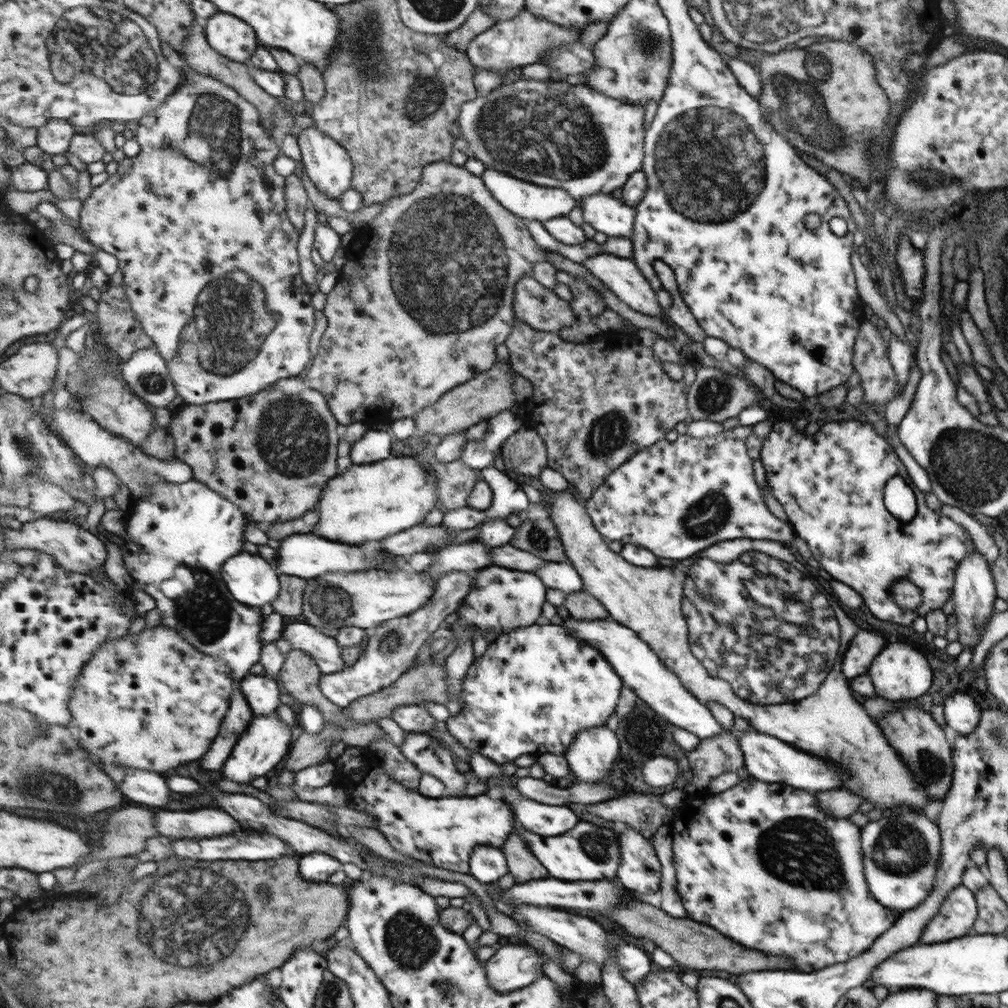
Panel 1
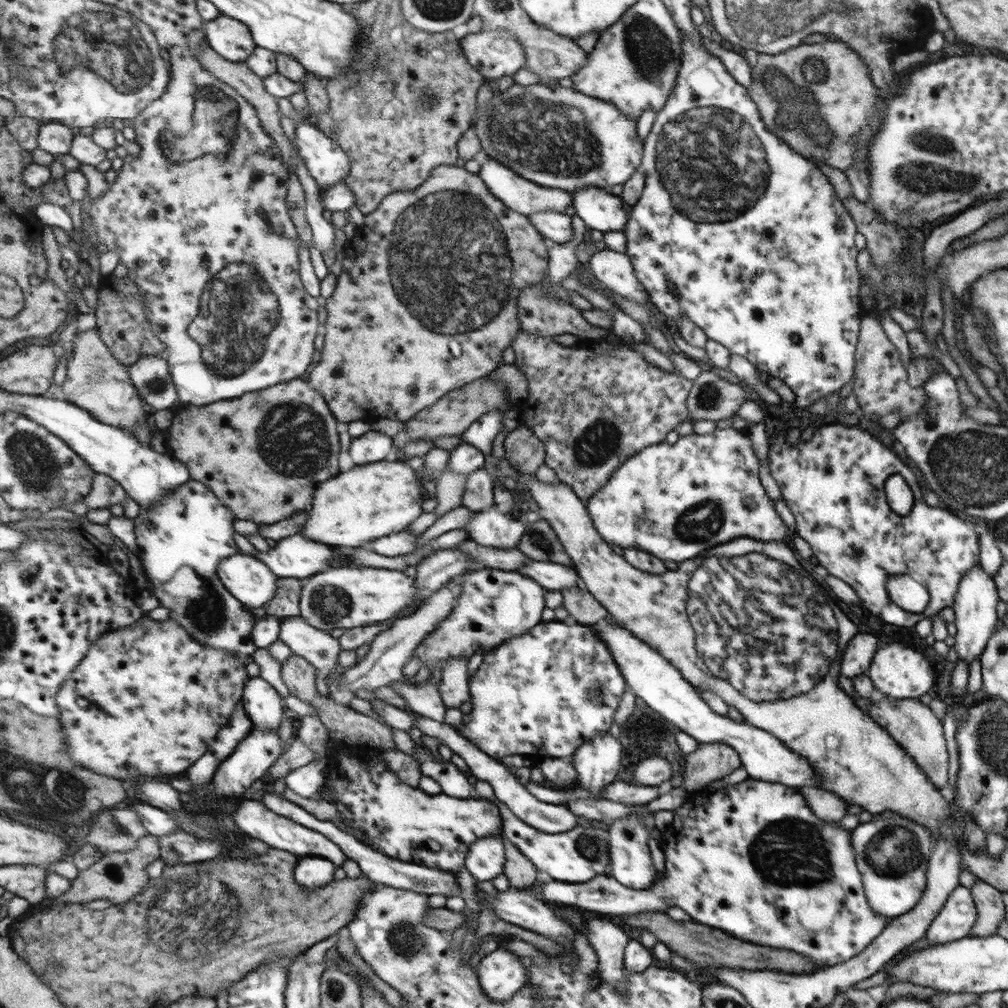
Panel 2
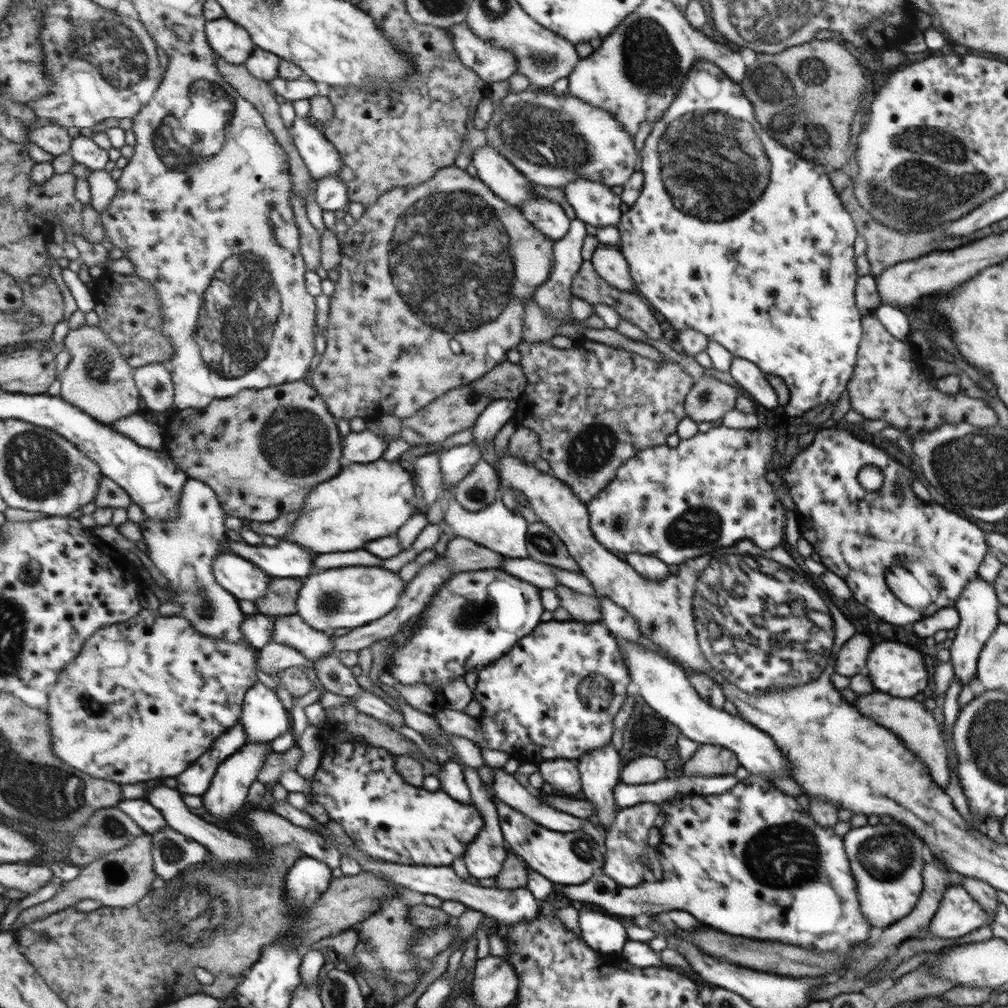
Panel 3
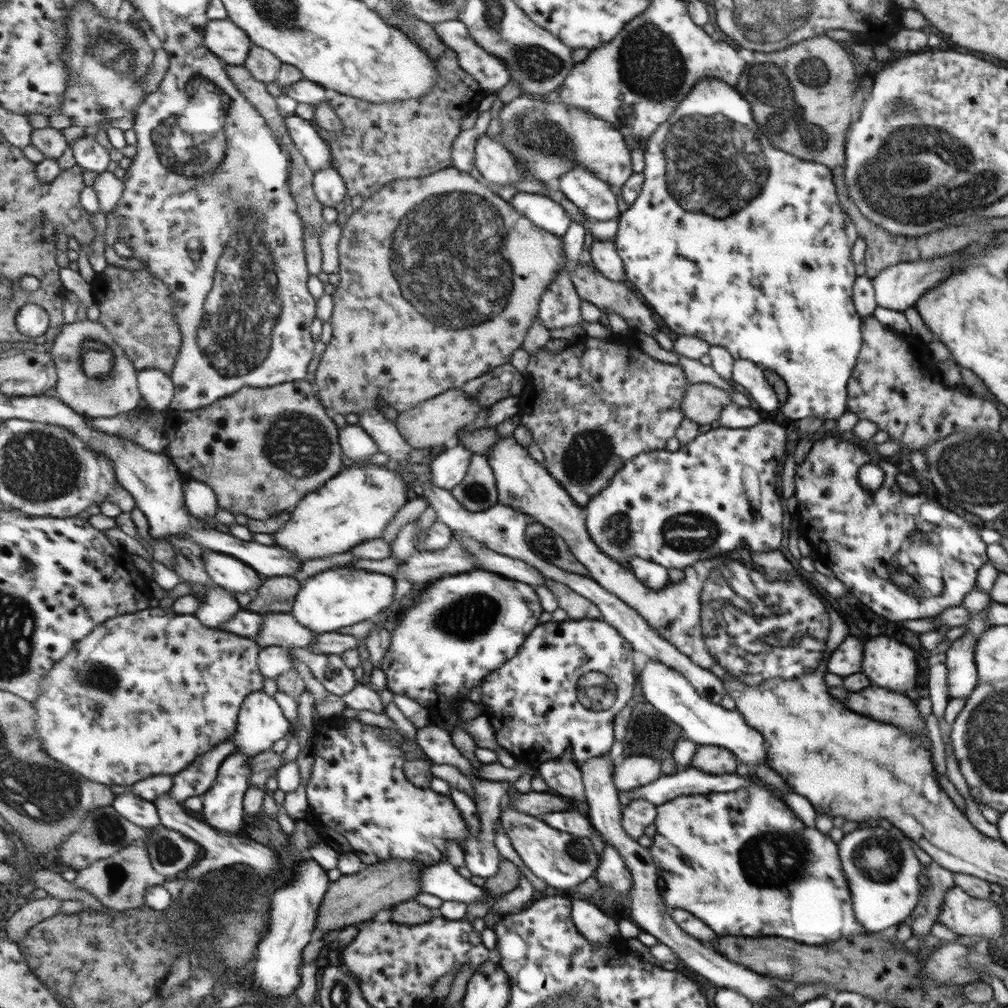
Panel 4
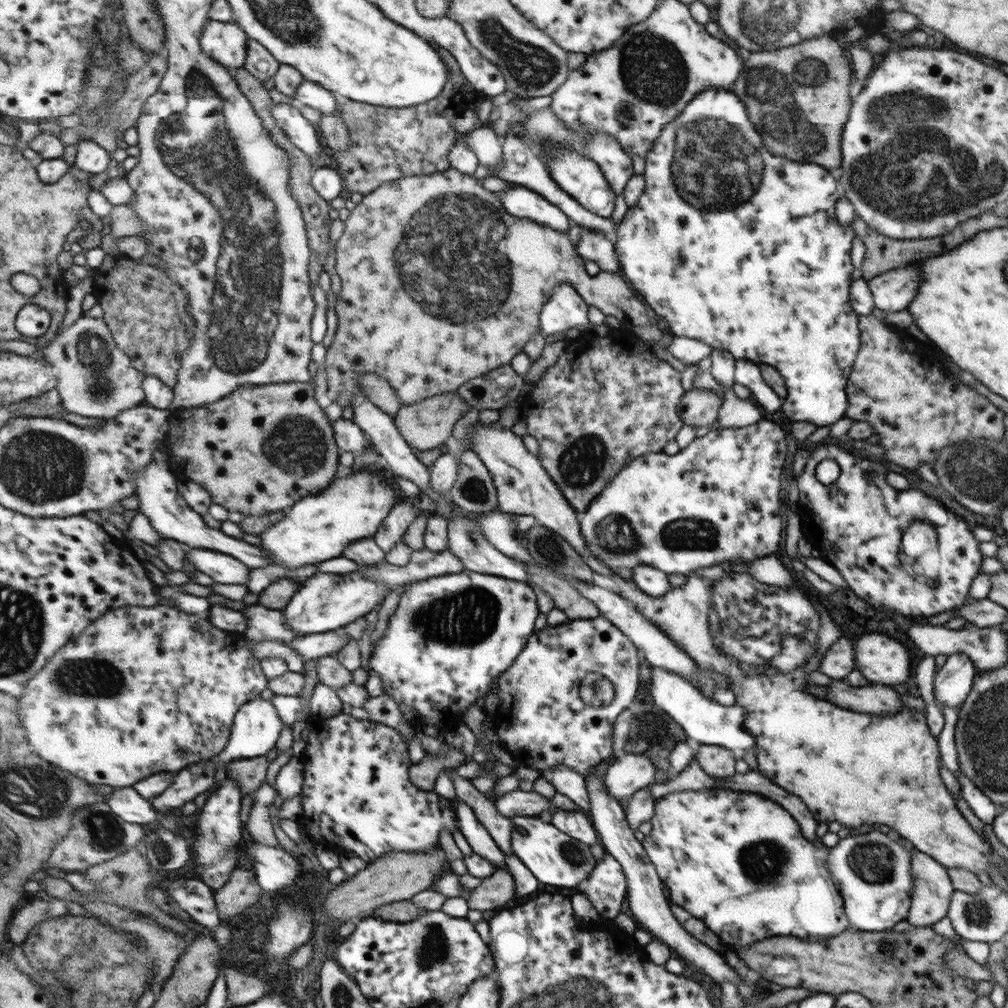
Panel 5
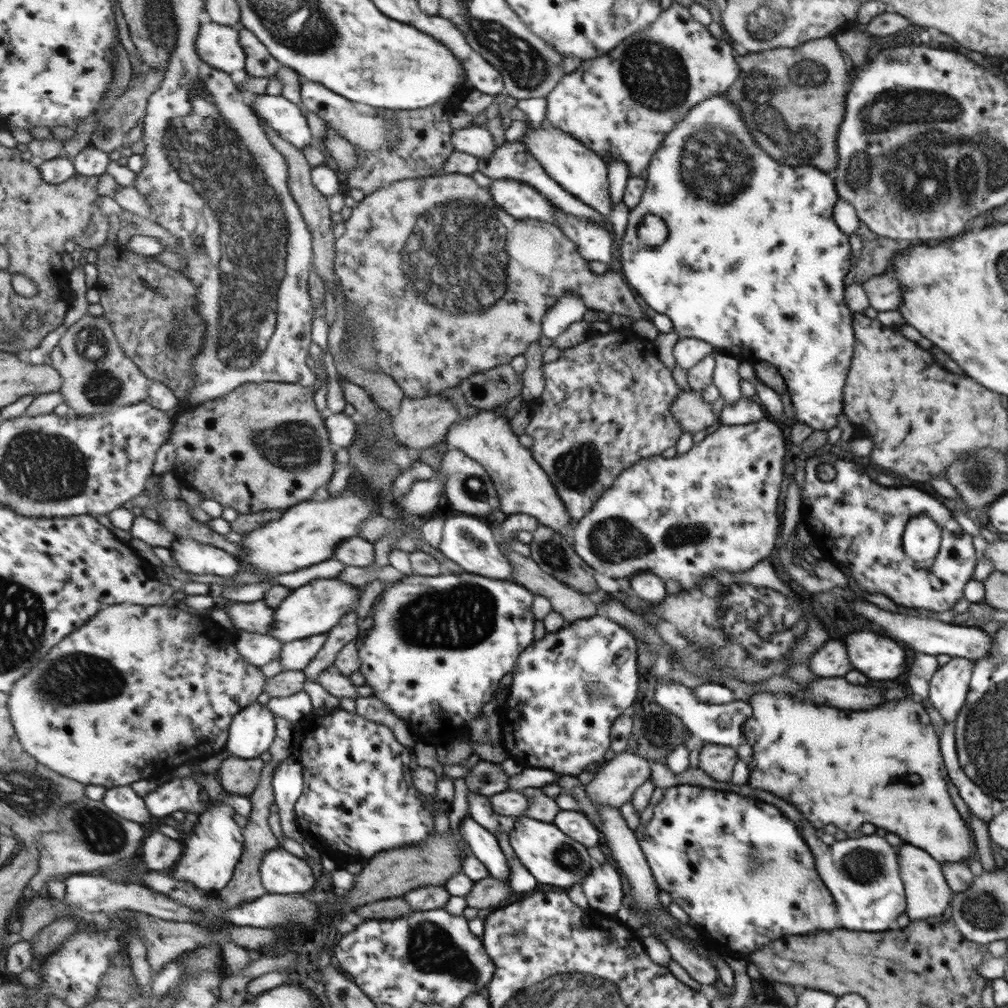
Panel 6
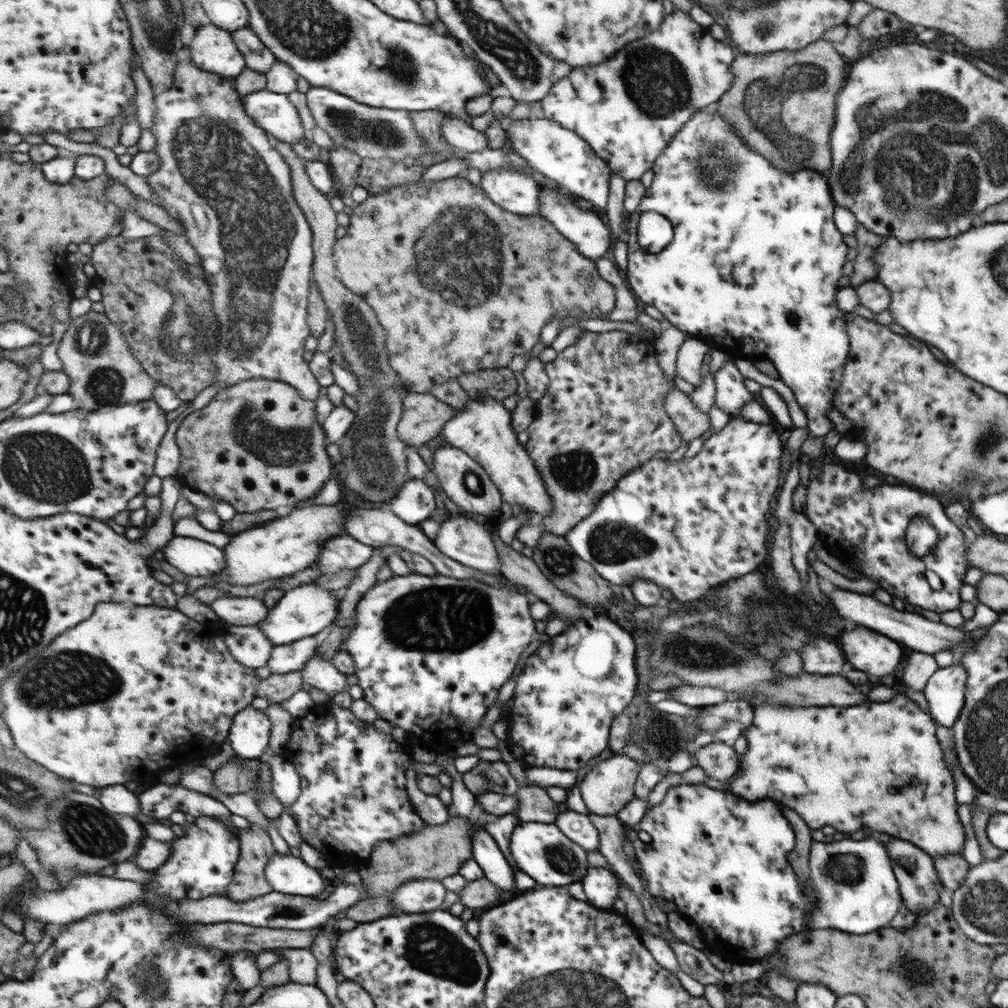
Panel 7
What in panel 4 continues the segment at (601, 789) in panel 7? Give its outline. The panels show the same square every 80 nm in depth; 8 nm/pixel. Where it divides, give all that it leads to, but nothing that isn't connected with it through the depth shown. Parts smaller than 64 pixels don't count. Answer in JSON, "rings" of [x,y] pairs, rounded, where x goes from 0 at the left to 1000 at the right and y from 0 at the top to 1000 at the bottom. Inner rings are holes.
{"rings":[[[642,750],[615,752],[609,760],[608,778],[612,786],[644,778],[657,770],[656,762],[650,754]]]}

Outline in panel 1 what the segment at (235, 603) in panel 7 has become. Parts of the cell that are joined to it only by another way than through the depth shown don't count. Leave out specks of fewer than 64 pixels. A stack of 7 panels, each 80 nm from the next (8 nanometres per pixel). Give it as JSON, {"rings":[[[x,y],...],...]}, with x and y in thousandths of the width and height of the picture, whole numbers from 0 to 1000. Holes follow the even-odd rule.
{"rings":[[[302,614],[284,619],[280,633],[289,635],[291,644],[301,645],[314,655],[318,671],[343,665],[342,655],[339,654],[340,643],[333,633],[323,631],[318,624],[310,621]]]}

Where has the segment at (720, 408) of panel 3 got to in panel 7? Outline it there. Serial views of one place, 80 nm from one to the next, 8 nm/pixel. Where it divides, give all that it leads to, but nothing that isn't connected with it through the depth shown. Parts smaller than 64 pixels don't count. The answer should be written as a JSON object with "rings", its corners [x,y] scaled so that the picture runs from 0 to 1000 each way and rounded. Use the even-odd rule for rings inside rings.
{"rings":[[[674,386],[665,387],[660,392],[658,407],[662,409],[670,429],[678,435],[678,438],[684,439],[688,435],[694,434],[704,424],[701,411],[693,409],[684,392]]]}

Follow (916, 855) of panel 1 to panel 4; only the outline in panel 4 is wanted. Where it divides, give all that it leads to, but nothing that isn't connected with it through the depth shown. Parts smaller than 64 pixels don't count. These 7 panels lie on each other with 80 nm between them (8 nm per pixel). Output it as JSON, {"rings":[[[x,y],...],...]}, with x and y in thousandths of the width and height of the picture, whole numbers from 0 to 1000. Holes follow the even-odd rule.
{"rings":[[[875,817],[837,827],[834,835],[835,866],[843,882],[848,913],[861,925],[872,925],[902,912],[910,898],[912,855],[904,835],[891,821]]]}

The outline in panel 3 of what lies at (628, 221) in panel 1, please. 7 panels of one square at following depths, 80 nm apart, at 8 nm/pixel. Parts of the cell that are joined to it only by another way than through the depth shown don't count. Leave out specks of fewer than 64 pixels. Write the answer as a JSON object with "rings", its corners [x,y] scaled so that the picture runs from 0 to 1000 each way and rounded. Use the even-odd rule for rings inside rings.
{"rings":[[[574,177],[564,180],[558,189],[561,192],[563,202],[570,209],[570,215],[574,219],[584,222],[584,224],[588,224],[591,227],[604,225],[604,223],[611,225],[614,222],[614,218],[617,215],[617,209],[614,206],[618,203],[618,200],[616,195],[608,192],[601,184]]]}

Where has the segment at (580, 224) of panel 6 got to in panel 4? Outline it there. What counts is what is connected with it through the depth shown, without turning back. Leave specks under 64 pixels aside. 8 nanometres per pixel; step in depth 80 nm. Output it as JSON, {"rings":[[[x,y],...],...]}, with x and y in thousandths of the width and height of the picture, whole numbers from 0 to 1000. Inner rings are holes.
{"rings":[[[589,238],[584,246],[587,263],[597,271],[598,274],[605,276],[606,279],[618,281],[621,271],[618,268],[617,255],[613,253],[611,246],[608,246],[607,239]]]}

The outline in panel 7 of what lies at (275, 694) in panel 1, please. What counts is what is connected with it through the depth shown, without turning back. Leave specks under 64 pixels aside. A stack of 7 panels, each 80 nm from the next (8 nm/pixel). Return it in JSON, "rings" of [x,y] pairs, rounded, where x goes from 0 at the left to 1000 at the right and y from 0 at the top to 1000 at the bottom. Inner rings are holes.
{"rings":[[[245,702],[232,712],[227,736],[234,750],[256,753],[268,742],[270,716],[263,705]]]}

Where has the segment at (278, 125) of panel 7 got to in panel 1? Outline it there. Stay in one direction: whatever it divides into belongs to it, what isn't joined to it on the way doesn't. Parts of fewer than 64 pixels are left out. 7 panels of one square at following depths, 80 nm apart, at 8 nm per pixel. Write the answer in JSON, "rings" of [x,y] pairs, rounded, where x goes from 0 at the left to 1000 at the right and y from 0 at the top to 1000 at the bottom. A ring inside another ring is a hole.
{"rings":[[[313,125],[302,127],[296,136],[302,165],[312,186],[327,197],[337,196],[348,188],[351,179],[351,161],[344,148]]]}

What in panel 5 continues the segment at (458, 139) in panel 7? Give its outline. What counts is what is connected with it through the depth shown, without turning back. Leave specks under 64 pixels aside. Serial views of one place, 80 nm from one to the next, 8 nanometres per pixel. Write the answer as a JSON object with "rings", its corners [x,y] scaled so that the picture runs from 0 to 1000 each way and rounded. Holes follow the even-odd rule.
{"rings":[[[472,124],[471,128],[459,136],[461,143],[467,147],[467,151],[472,156],[474,164],[491,168],[499,157],[497,157],[497,137],[489,132],[486,125]]]}

